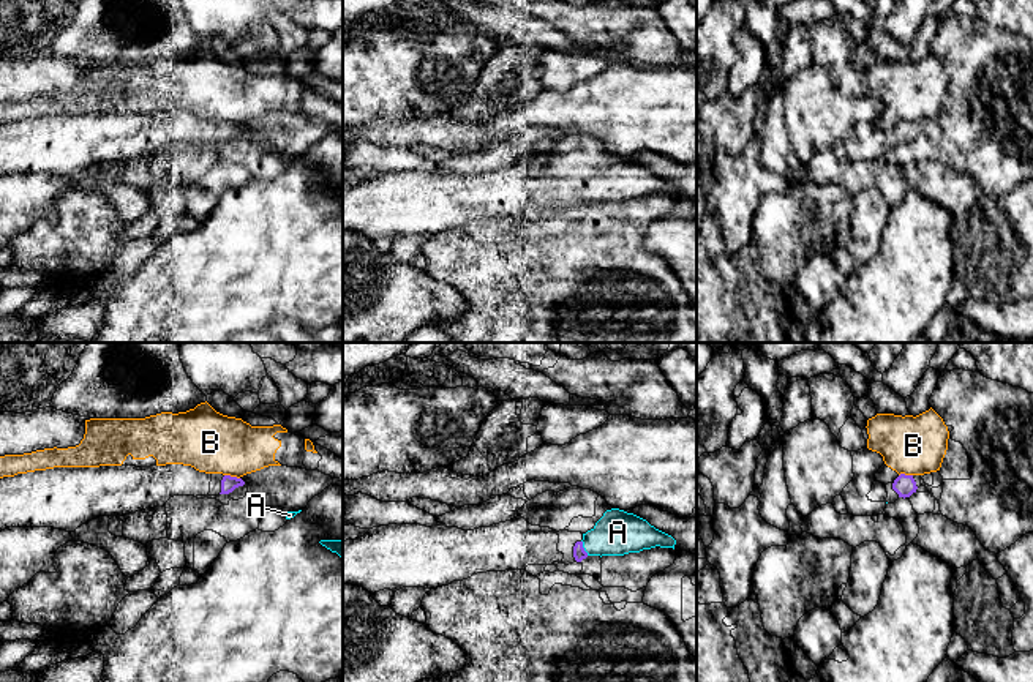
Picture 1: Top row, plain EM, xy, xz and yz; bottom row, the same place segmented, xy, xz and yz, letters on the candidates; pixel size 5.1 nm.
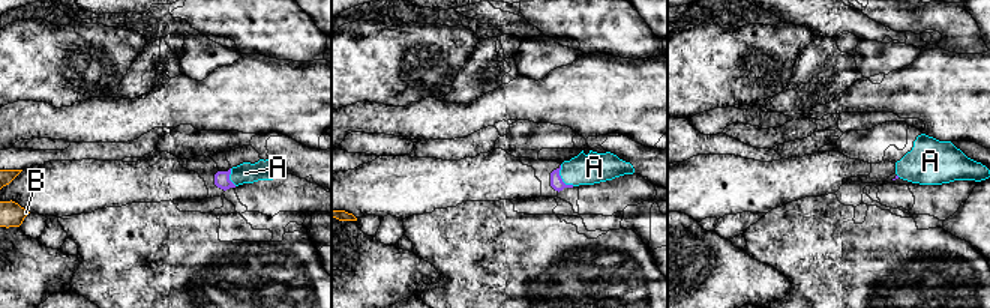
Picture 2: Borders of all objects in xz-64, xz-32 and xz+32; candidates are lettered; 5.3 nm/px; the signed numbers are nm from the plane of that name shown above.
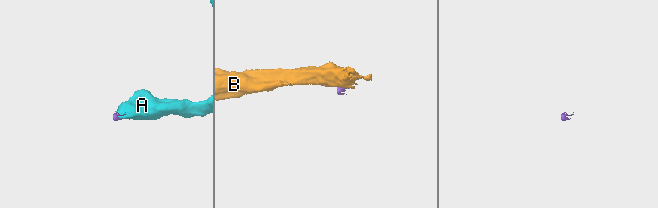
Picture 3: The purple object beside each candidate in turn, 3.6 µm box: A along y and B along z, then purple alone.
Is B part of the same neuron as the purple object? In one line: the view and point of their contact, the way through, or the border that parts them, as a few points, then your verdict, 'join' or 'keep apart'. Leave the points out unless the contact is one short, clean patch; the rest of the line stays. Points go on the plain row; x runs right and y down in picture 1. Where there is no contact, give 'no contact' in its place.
contact xy (232, 123); border xy (225, 120), (239, 125); keep apart

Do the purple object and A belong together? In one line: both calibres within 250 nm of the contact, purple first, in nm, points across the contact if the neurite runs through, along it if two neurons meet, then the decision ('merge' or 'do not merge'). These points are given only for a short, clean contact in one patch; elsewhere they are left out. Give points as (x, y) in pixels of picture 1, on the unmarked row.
60 nm thick on the purple side, 220 nm on the other; runs through xz (578, 198), (583, 194), (618, 179); merge

